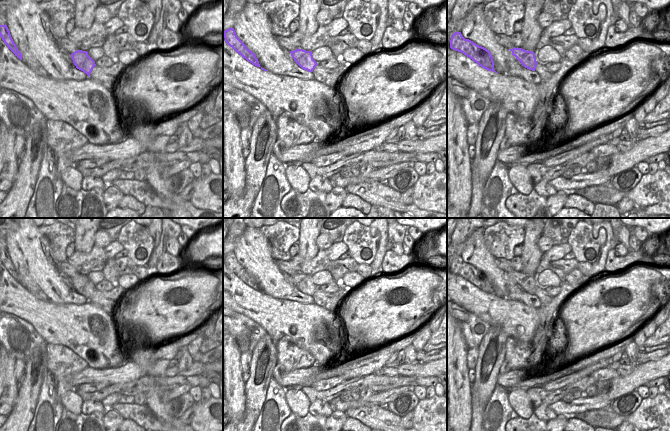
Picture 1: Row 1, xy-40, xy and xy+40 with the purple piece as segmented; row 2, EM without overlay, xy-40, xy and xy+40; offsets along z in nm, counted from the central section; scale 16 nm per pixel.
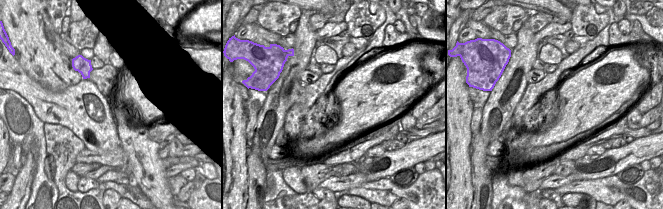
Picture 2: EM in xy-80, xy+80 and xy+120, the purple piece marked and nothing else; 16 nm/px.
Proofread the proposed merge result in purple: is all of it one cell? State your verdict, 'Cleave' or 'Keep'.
Cleave

